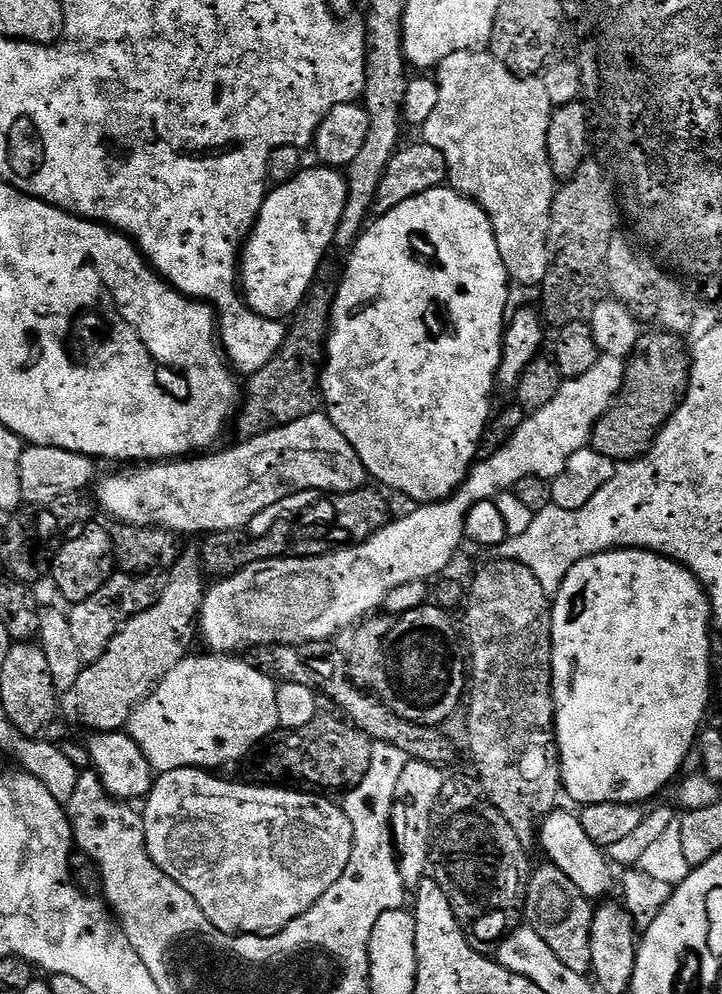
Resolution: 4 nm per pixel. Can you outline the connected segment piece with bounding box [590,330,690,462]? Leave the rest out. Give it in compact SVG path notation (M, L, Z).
M663 330L645 331L638 338L635 352L627 357L620 393L592 428L590 447L617 462L640 459L681 403L688 390L689 371L690 352L681 337Z

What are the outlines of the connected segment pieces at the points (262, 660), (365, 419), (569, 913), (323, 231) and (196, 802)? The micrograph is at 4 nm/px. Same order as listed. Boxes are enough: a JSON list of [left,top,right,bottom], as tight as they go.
[[250,642,456,769],[320,186,510,505],[523,862,593,976],[238,166,348,321],[142,768,354,936]]

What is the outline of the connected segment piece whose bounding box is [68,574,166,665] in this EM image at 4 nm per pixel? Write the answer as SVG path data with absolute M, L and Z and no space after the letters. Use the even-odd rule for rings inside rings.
M114 574L105 582L102 590L98 590L98 594L90 594L86 602L71 605L68 612L70 634L85 665L93 664L102 658L102 654L106 654L109 642L126 621L155 606L165 583L165 577L160 574Z

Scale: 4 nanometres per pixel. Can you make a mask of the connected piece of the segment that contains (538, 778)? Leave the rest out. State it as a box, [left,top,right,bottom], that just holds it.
[464,558,562,846]

